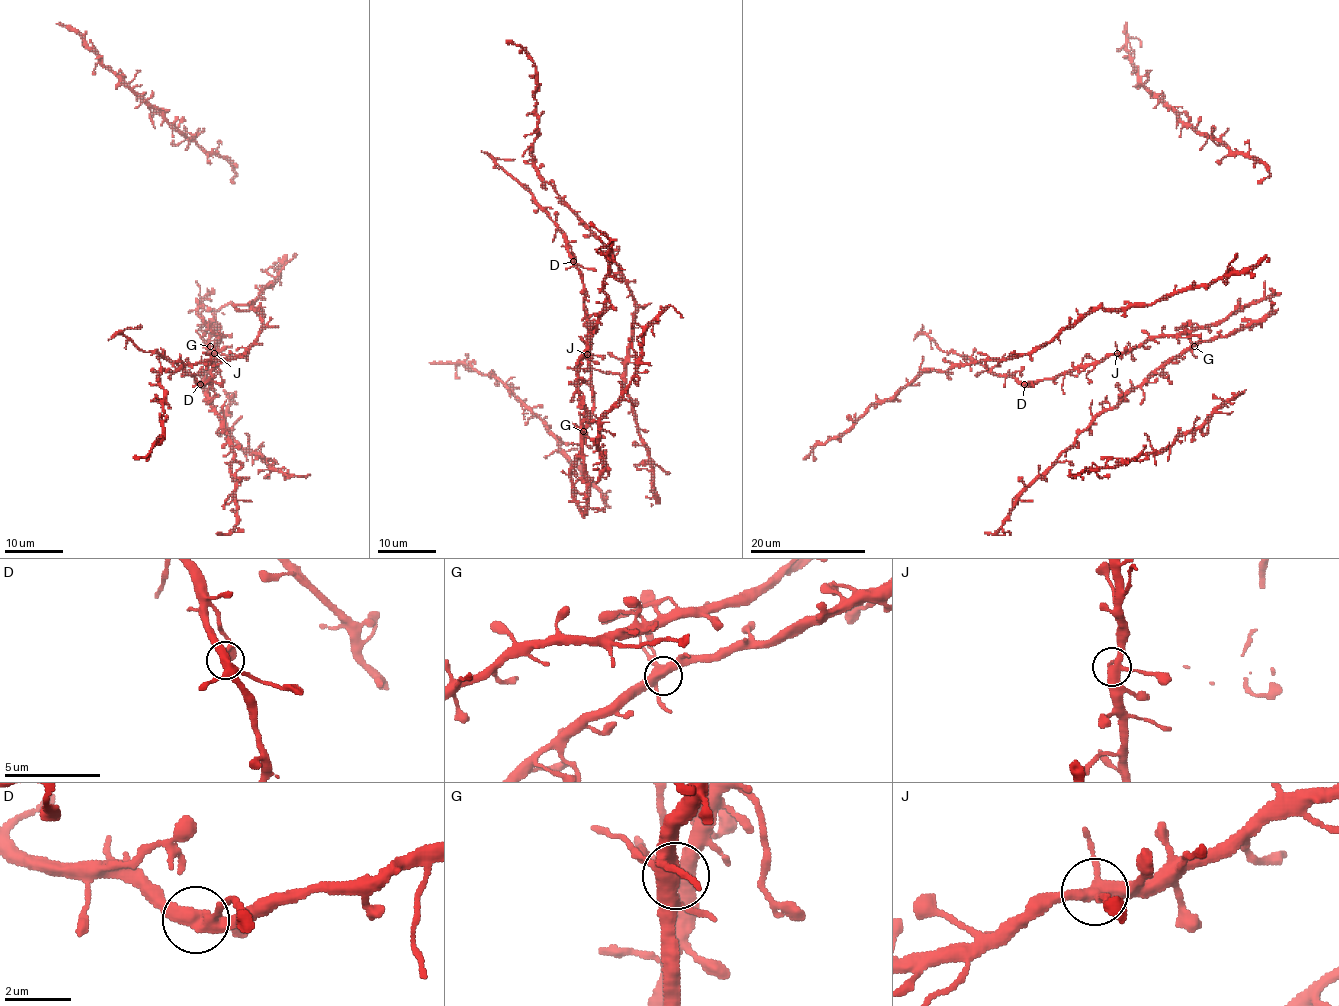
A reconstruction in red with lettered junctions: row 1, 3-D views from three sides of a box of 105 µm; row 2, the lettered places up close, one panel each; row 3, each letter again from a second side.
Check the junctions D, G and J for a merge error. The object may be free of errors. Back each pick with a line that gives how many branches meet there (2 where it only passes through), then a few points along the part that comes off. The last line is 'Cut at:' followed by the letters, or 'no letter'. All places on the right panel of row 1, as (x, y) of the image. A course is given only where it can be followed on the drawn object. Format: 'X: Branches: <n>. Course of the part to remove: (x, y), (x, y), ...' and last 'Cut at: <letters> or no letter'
Cut at: no letter

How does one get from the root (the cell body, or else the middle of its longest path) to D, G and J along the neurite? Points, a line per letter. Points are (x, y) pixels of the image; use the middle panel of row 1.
D: (571, 211), (560, 203), (545, 210), (563, 235), (565, 249), (573, 261)
G: (571, 211), (560, 203), (545, 210), (563, 235), (583, 284), (593, 393), (590, 422), (576, 428), (583, 431)
J: (571, 211), (560, 203), (545, 210), (563, 235), (565, 249), (583, 284), (589, 328), (587, 354)

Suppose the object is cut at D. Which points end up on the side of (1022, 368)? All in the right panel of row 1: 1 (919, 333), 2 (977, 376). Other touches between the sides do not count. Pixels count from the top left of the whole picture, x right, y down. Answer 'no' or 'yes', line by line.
1: yes
2: yes

